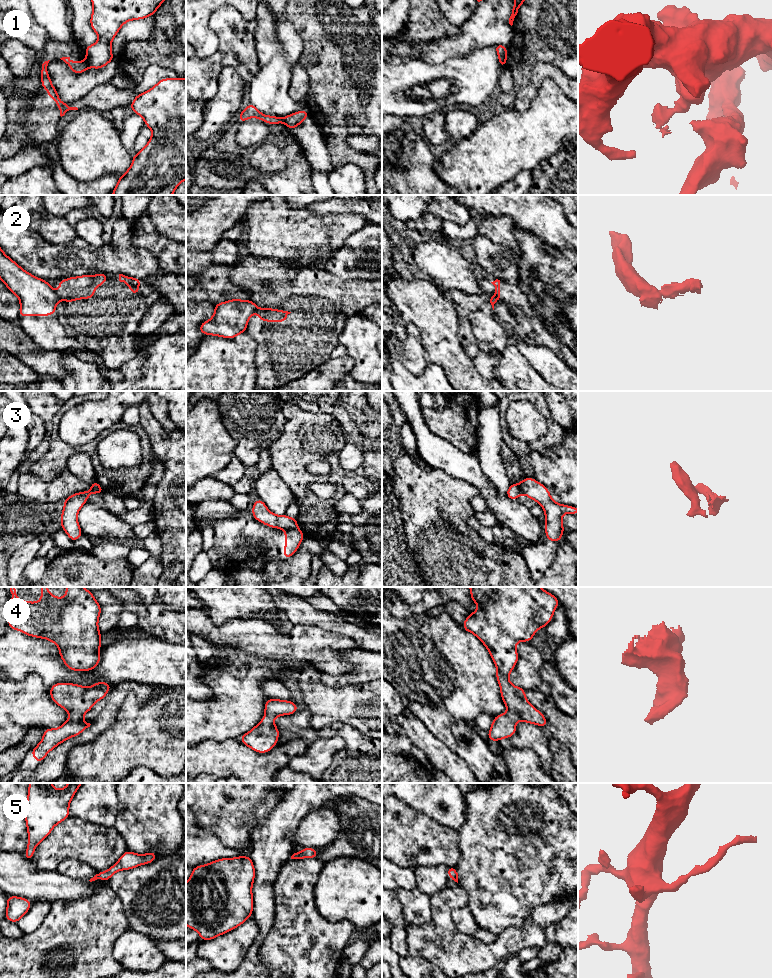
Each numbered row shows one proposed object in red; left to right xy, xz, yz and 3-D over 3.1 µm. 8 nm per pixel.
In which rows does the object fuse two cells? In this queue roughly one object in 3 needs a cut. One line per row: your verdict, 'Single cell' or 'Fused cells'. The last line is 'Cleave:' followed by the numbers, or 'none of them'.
1: Fused cells
2: Fused cells
3: Fused cells
4: Single cell
5: Single cell
Cleave: 1, 2, 3

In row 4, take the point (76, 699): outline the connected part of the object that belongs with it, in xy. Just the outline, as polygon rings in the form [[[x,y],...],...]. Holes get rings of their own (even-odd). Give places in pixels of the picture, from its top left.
[[[103,681],[90,687],[63,682],[52,685],[50,696],[53,702],[67,710],[70,718],[59,728],[44,729],[41,742],[30,751],[34,760],[43,761],[57,745],[90,727],[91,724],[85,722],[82,716],[89,712],[97,701],[103,699],[111,687],[111,684]]]

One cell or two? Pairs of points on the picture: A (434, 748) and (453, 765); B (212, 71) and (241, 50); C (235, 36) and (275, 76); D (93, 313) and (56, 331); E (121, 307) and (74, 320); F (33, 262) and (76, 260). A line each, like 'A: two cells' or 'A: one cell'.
A: one cell
B: one cell
C: two cells
D: two cells
E: one cell
F: one cell

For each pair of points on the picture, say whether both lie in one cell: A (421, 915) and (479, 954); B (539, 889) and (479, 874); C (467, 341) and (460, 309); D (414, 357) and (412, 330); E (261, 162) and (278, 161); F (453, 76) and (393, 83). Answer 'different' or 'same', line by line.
A: different
B: same
C: same
D: same
E: same
F: same

